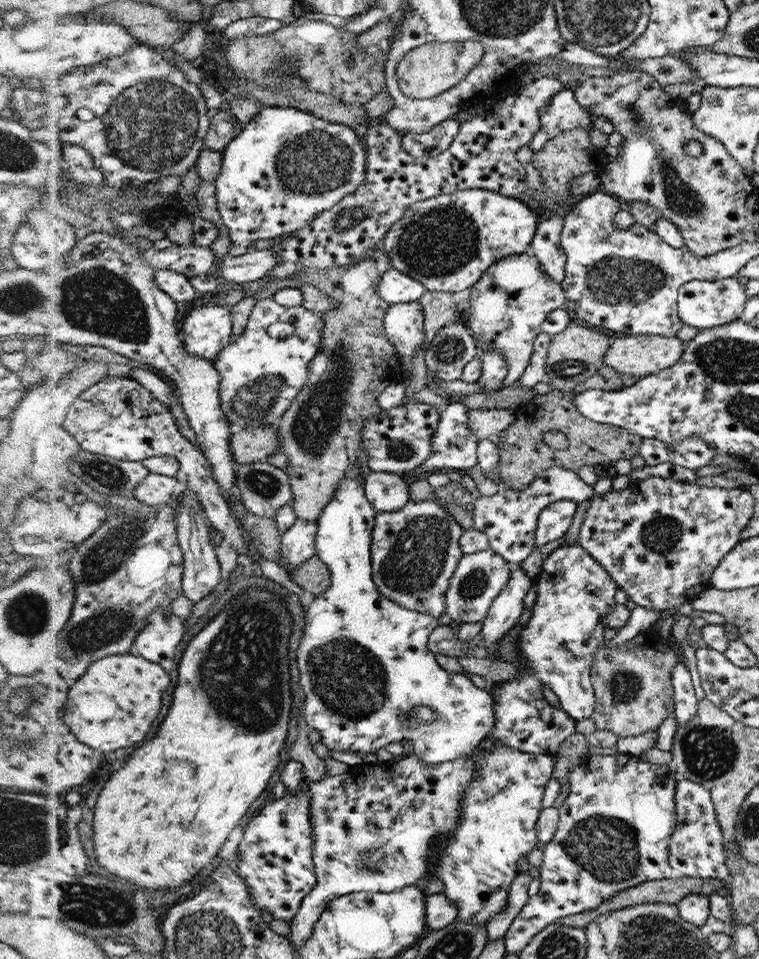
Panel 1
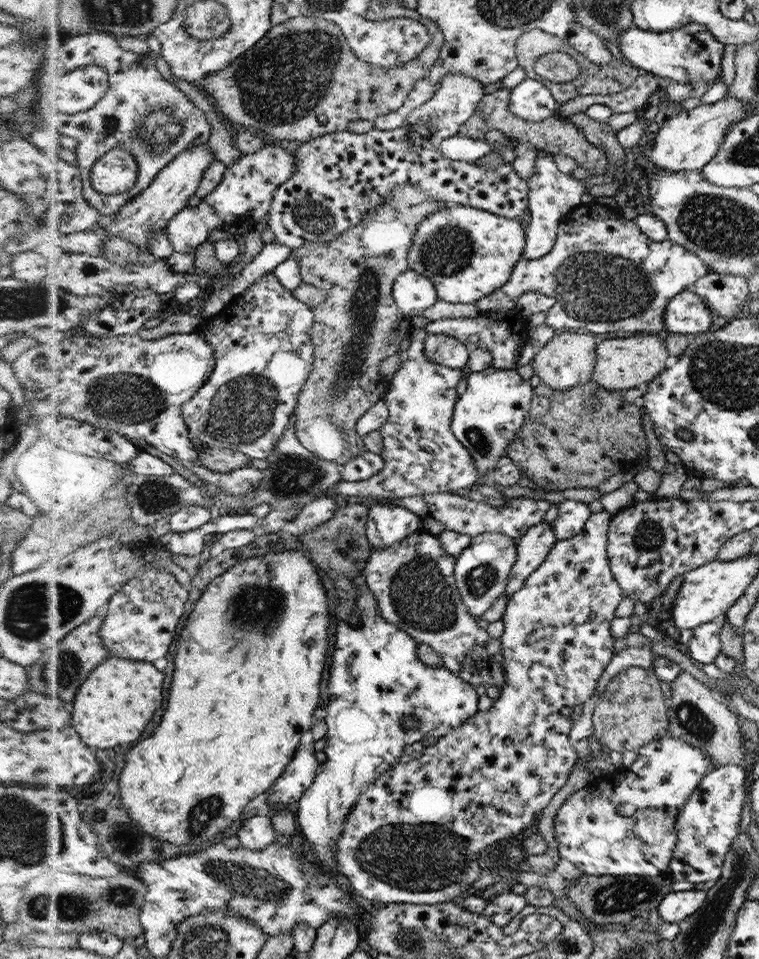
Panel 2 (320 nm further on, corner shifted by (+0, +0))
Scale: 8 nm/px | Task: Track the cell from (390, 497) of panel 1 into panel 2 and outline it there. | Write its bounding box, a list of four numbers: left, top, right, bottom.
[365,501,422,549]

